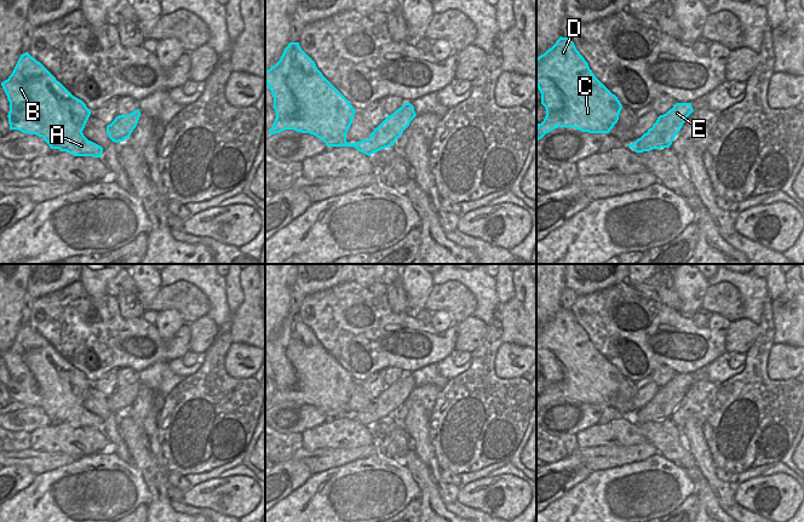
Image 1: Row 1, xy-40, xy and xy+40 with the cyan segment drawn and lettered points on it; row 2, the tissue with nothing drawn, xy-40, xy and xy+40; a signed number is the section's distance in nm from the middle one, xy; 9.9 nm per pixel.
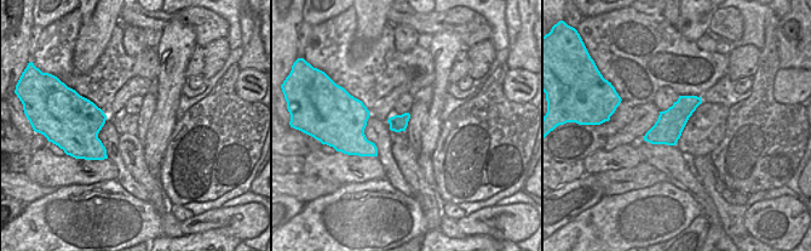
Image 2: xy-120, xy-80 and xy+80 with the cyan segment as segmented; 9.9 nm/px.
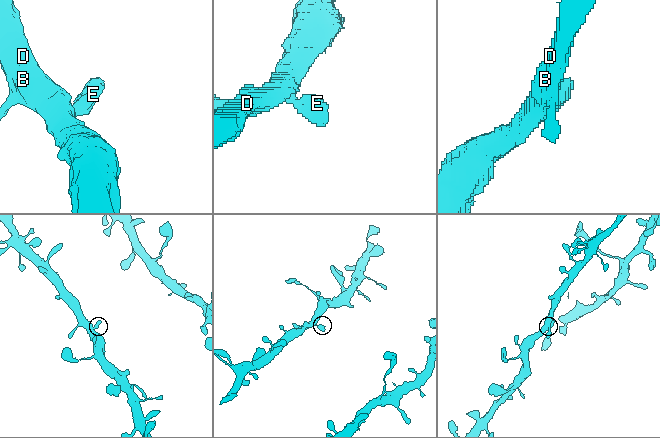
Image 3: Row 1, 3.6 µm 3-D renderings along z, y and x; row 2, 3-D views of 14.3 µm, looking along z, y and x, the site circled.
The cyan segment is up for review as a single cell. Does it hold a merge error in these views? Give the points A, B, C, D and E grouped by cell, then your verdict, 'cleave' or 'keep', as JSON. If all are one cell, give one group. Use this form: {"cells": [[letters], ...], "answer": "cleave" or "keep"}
{"cells": [["A", "B", "C", "D", "E"]], "answer": "keep"}

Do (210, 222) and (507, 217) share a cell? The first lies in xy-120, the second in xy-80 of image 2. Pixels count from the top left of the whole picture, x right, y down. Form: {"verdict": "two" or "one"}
{"verdict": "one"}

